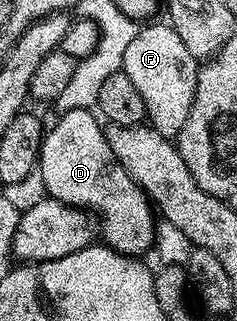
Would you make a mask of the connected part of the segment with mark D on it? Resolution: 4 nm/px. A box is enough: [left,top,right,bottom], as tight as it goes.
[37,108,157,258]

